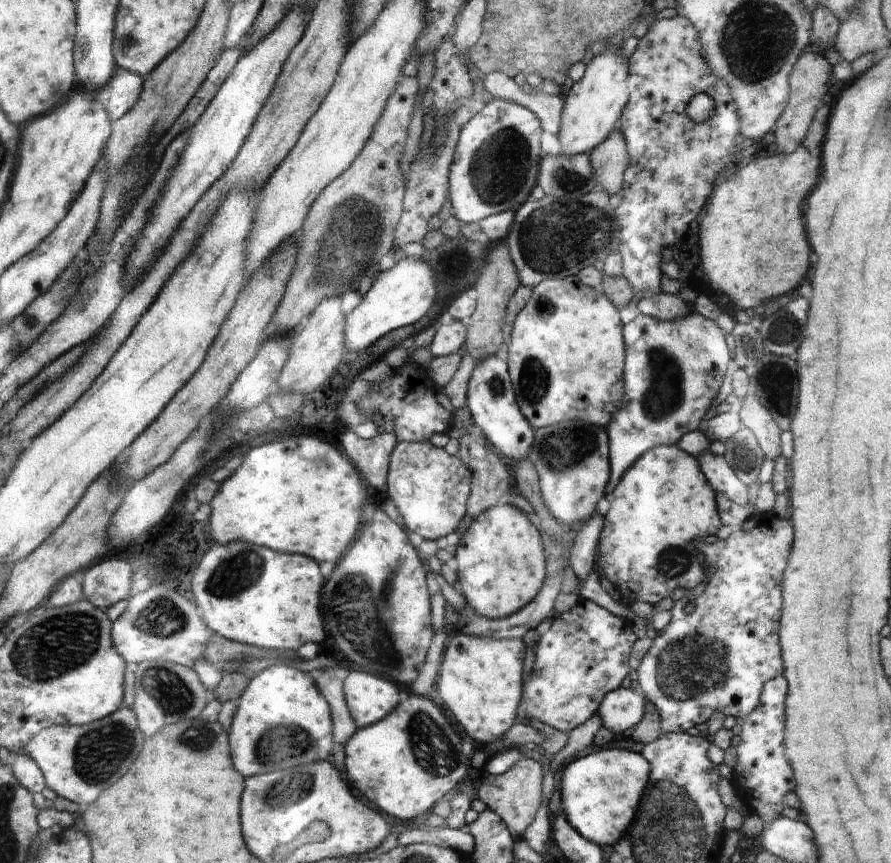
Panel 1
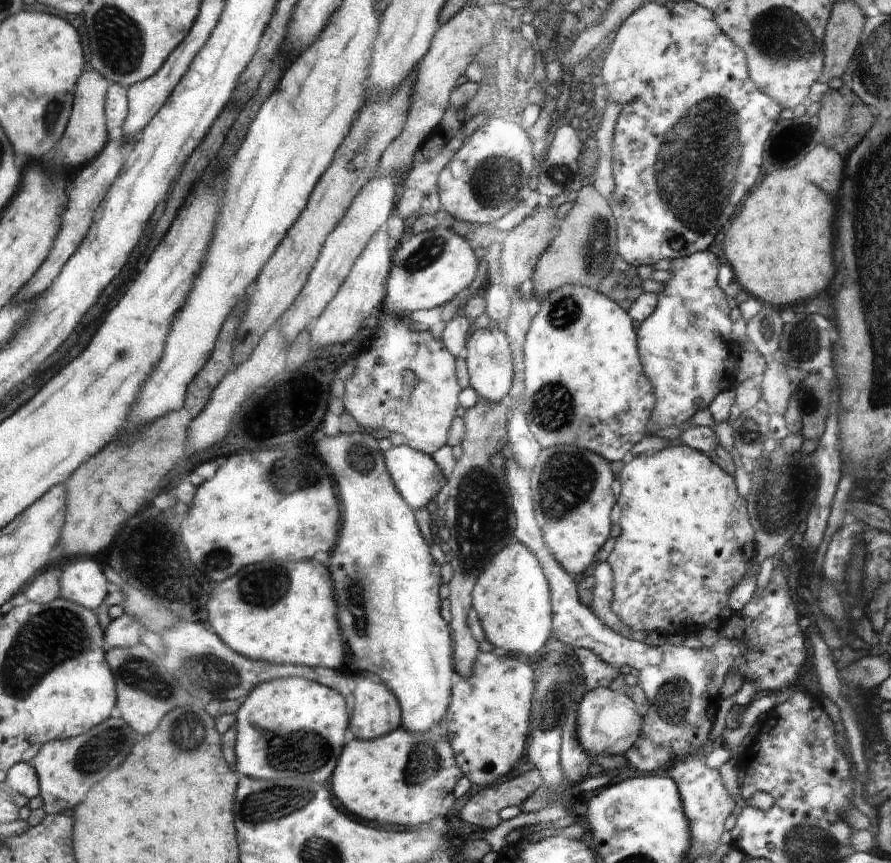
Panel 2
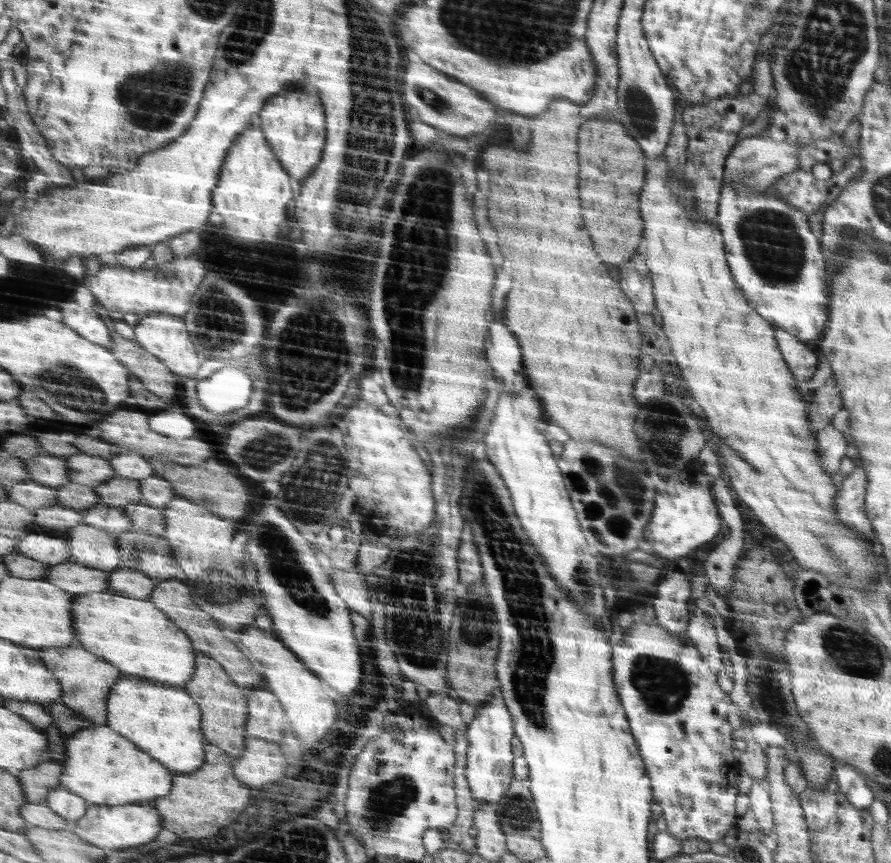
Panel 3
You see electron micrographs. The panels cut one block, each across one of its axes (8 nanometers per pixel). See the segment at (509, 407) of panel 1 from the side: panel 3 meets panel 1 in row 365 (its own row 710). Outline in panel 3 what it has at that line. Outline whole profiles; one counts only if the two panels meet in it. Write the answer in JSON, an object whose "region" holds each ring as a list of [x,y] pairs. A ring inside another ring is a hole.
{"region":[[[492,696],[488,702],[484,702],[484,706],[476,708],[476,718],[467,726],[465,736],[469,743],[466,778],[475,802],[496,806],[498,801],[502,801],[512,784],[512,760],[516,758],[512,758],[510,740],[513,740],[516,728],[512,728],[513,718],[510,718],[508,711],[508,707],[502,704],[502,700]]]}

